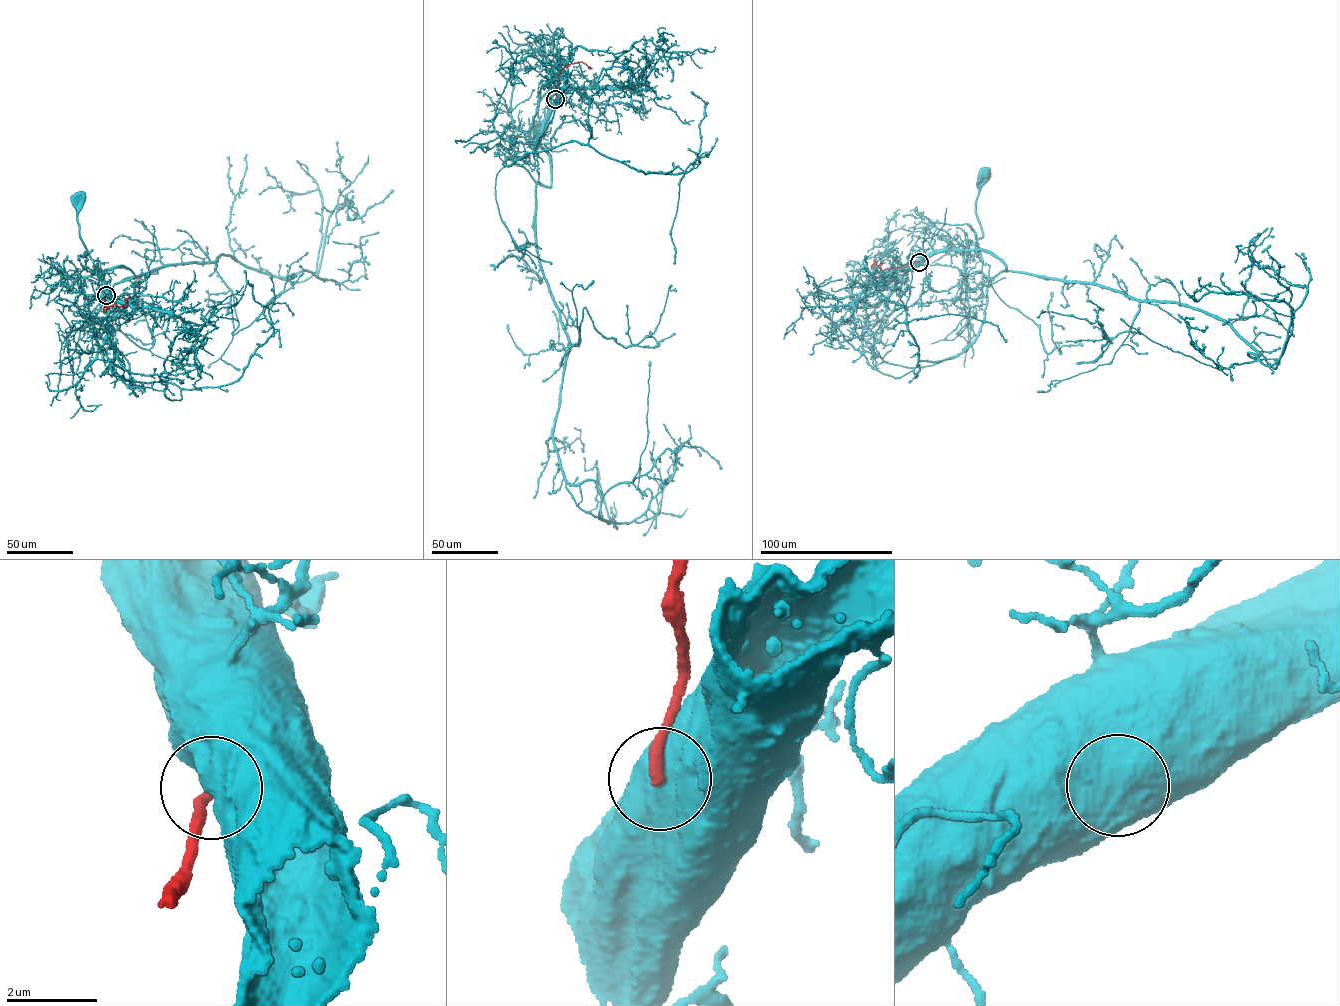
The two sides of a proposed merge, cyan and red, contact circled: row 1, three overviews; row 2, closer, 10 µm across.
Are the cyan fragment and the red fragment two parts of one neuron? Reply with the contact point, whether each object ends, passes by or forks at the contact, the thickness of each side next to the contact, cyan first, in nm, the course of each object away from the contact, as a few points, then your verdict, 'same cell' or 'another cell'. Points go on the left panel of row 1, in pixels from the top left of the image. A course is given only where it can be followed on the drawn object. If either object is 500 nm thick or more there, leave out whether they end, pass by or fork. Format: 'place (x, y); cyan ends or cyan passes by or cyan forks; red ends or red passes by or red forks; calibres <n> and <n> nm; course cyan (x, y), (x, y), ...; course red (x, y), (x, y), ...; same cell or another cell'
place (106, 295); calibres 750 and 240 nm; course cyan (106, 294), (97, 261), (91, 259), (79, 237), (77, 199); course red (106, 295), (103, 308), (105, 311), (114, 304), (125, 307), (128, 297); another cell

